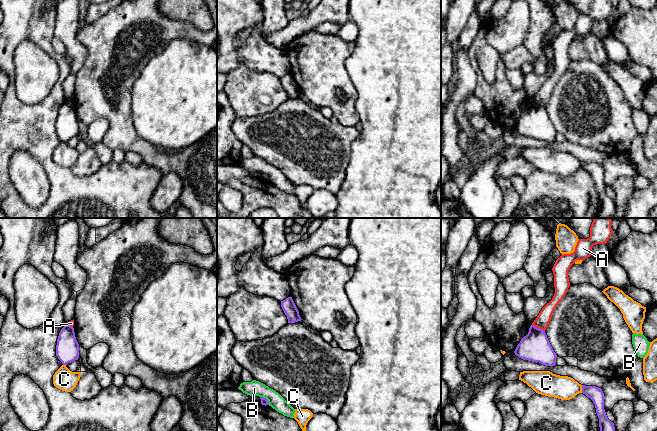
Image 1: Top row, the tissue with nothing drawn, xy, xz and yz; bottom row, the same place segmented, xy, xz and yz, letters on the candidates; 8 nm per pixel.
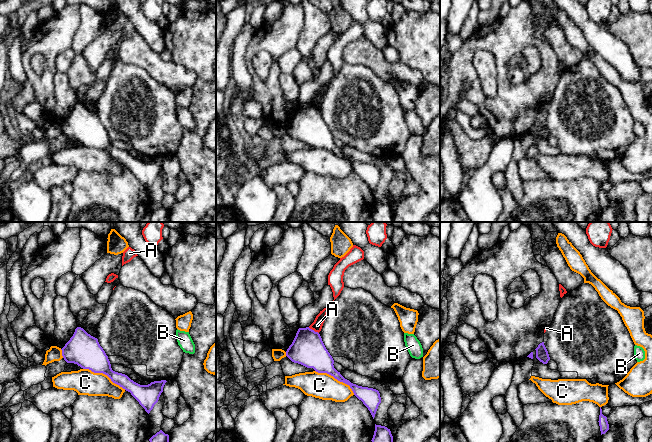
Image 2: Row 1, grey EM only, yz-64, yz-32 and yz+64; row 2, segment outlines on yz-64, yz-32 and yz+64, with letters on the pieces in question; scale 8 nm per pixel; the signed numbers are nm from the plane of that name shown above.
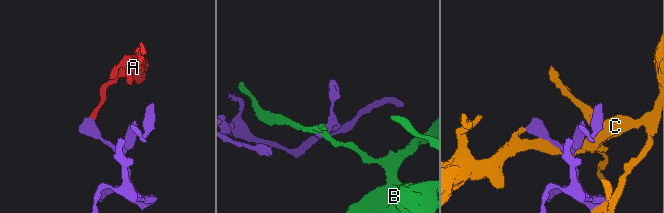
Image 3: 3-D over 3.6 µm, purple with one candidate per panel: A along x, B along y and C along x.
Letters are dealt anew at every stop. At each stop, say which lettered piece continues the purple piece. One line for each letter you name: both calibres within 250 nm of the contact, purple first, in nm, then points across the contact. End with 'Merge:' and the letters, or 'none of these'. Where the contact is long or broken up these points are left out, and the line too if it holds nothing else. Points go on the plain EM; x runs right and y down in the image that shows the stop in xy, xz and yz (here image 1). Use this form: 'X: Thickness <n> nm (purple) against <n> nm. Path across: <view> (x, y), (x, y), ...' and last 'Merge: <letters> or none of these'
Merge: none of these

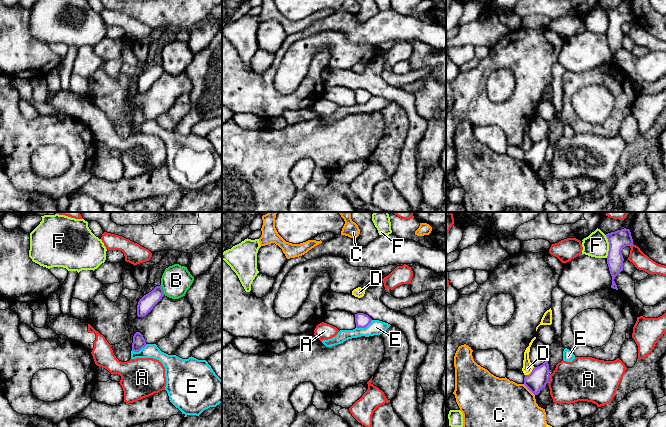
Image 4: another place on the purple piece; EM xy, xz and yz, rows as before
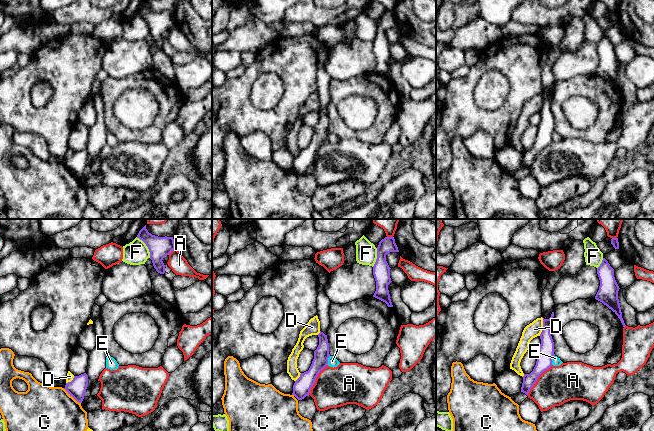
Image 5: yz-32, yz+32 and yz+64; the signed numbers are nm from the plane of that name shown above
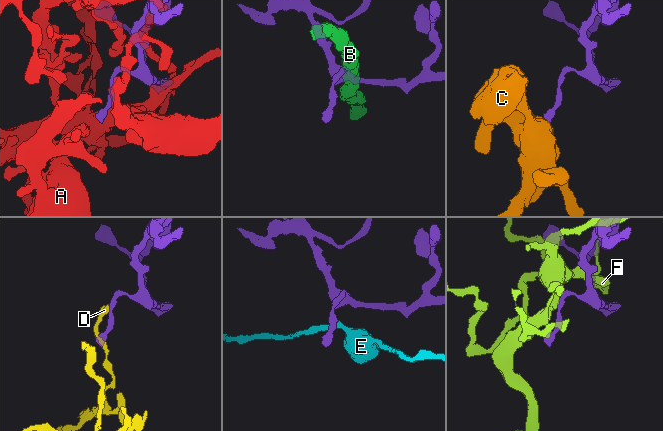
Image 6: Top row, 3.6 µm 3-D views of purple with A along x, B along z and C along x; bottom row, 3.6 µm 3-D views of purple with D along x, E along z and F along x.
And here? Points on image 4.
Merge: none of these

